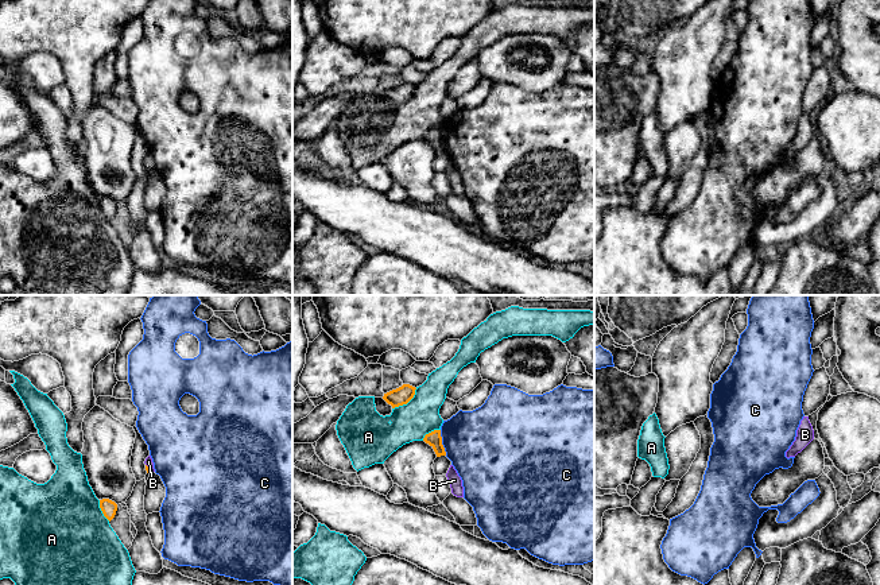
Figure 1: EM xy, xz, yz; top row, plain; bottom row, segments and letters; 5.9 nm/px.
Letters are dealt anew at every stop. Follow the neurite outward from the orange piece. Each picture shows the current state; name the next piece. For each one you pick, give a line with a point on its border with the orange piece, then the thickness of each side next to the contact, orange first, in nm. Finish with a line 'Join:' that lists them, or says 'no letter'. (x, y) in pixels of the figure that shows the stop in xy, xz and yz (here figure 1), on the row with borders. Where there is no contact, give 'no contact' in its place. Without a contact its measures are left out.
B: contact xy (148, 468); calibres 30 and 50 nm
Join: B

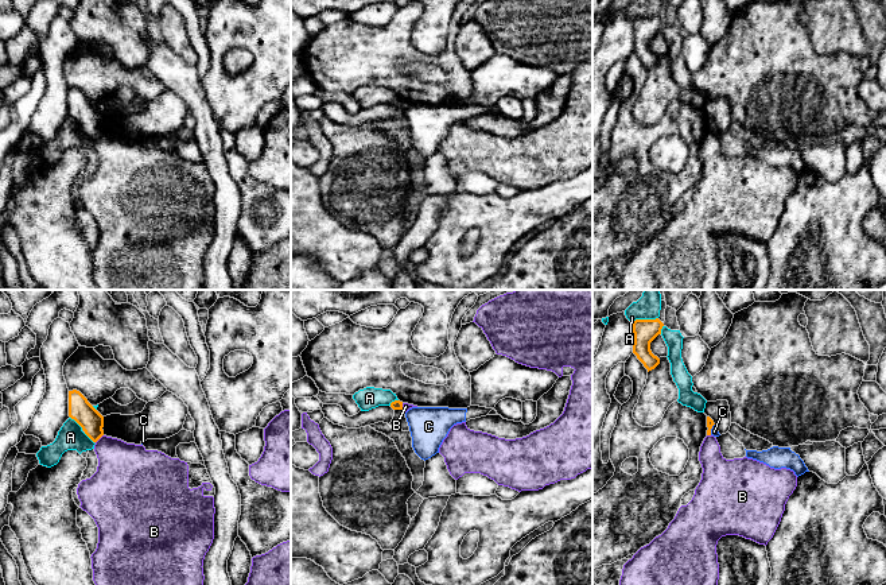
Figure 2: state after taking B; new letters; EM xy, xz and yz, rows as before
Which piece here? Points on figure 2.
Join: no letter

